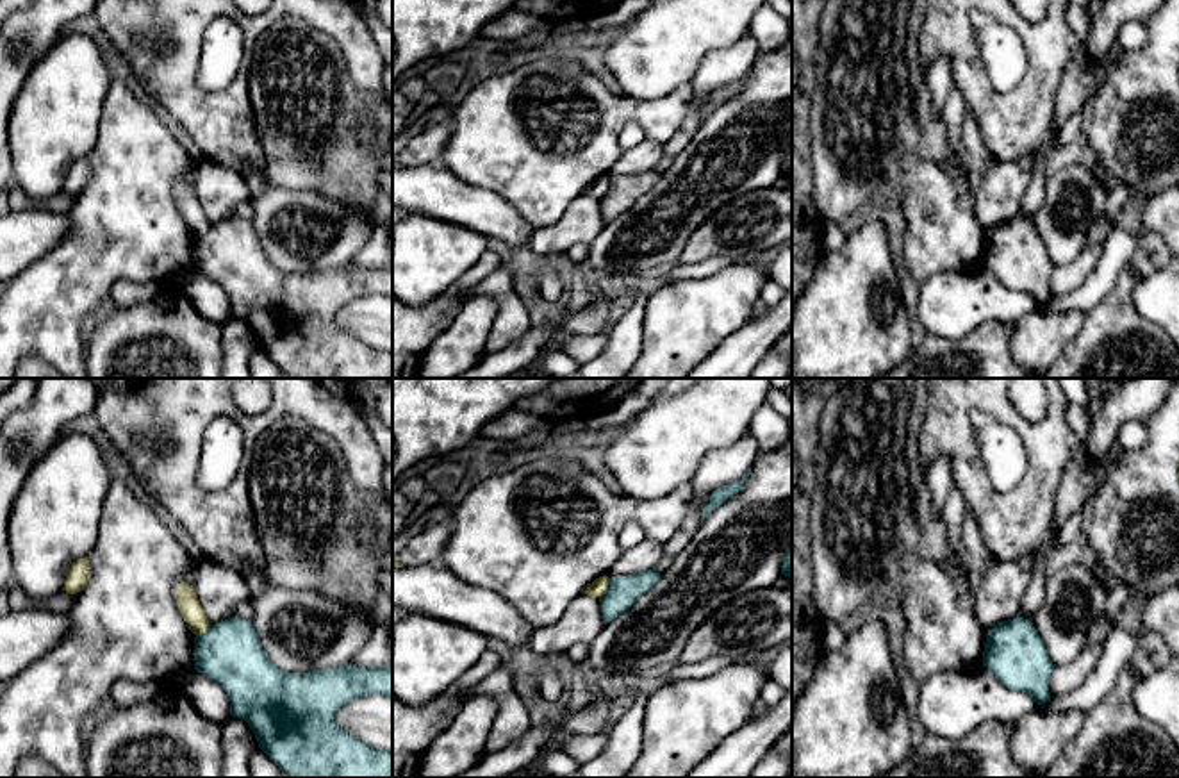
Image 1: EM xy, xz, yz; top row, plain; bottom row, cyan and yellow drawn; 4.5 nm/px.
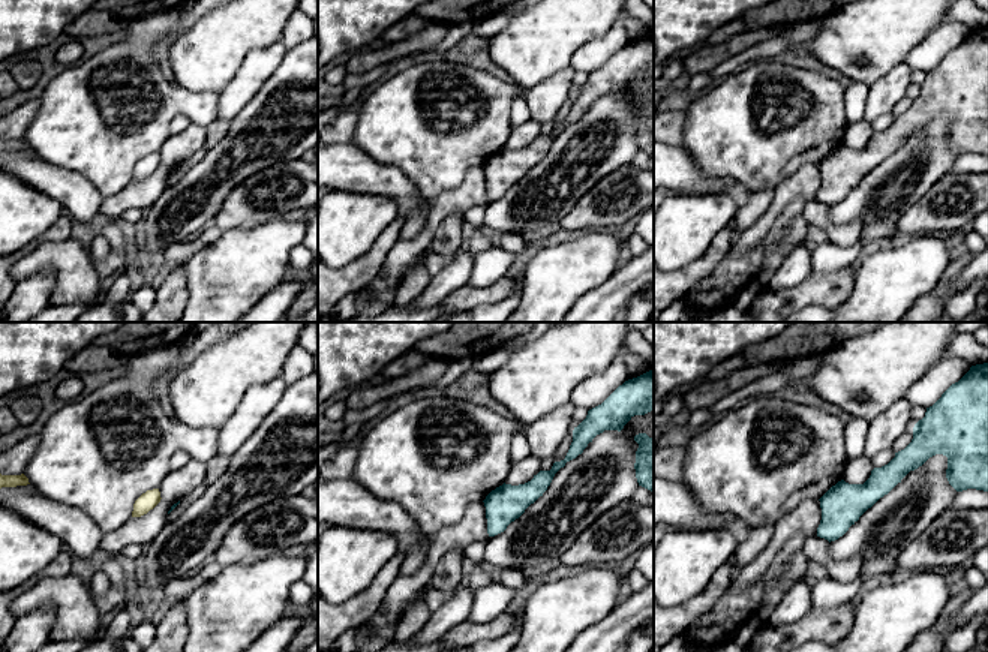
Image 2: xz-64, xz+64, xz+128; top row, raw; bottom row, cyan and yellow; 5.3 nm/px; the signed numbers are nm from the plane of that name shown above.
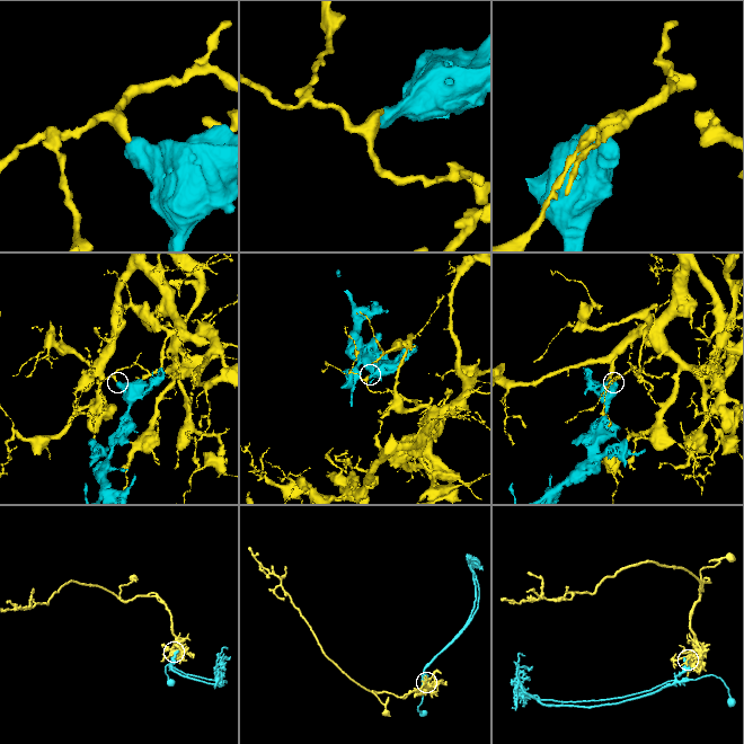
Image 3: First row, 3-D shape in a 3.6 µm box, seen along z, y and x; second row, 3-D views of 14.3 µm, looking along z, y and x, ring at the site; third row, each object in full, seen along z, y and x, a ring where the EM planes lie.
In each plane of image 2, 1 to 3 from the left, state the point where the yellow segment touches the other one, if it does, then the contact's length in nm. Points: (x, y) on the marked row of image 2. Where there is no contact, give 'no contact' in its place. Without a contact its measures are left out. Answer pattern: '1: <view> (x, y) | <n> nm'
1: no contact
2: no contact
3: no contact

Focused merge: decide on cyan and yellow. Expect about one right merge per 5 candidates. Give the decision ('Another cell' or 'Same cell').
Another cell

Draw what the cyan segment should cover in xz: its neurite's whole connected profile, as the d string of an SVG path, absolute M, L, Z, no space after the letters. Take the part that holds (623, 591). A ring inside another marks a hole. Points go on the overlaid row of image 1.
M656 567L639 575L608 578L606 592L599 598L605 625L628 610L658 578Z

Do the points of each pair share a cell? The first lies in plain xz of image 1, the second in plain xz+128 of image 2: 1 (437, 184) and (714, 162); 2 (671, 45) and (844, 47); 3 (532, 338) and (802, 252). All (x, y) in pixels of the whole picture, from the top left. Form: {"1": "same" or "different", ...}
{"1": "different", "2": "same", "3": "same"}

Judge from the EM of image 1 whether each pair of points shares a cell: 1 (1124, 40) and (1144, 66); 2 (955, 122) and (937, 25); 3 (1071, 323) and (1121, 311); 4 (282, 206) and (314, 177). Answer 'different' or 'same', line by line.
1: different
2: different
3: different
4: different

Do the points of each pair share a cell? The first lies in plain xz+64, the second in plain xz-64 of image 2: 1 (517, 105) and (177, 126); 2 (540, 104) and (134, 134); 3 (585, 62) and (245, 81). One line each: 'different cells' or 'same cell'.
1: same cell
2: same cell
3: same cell

